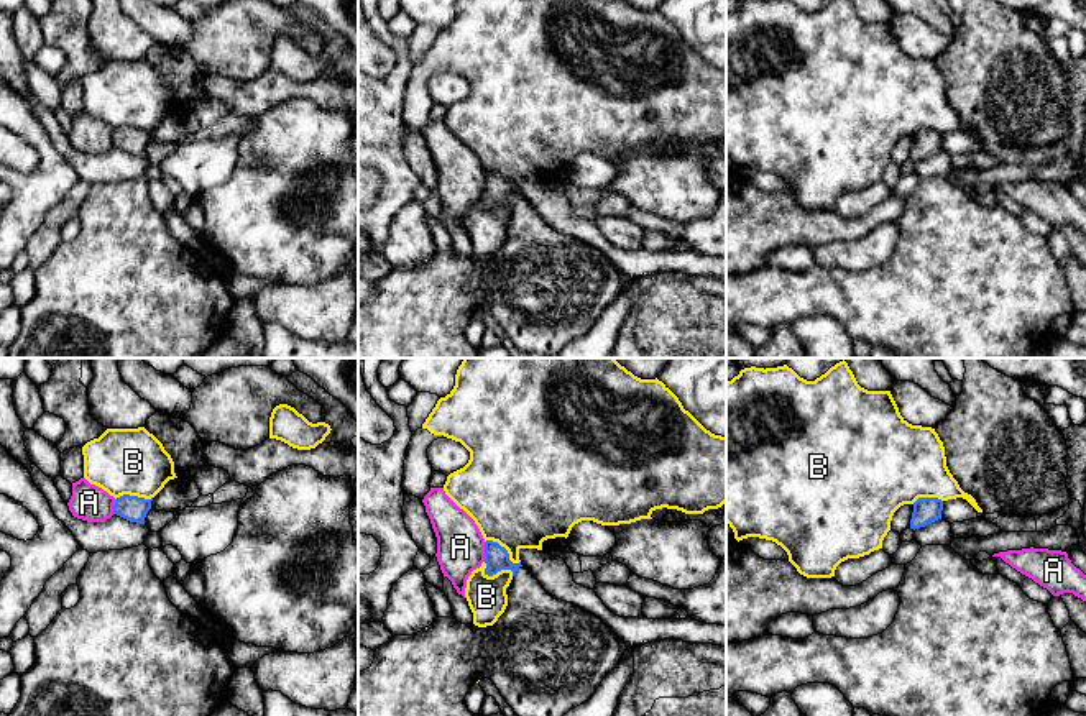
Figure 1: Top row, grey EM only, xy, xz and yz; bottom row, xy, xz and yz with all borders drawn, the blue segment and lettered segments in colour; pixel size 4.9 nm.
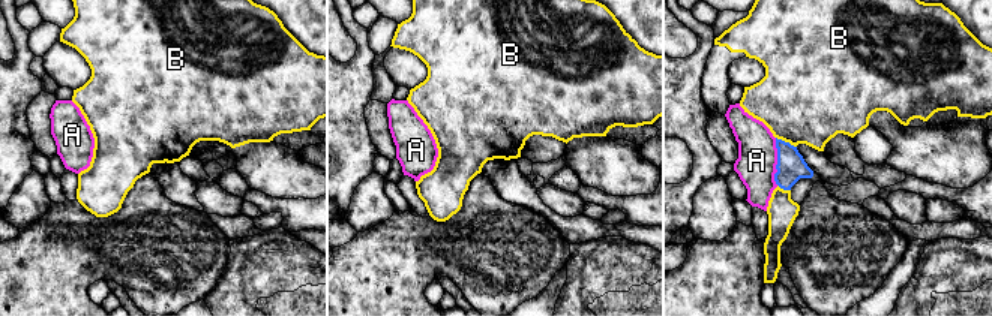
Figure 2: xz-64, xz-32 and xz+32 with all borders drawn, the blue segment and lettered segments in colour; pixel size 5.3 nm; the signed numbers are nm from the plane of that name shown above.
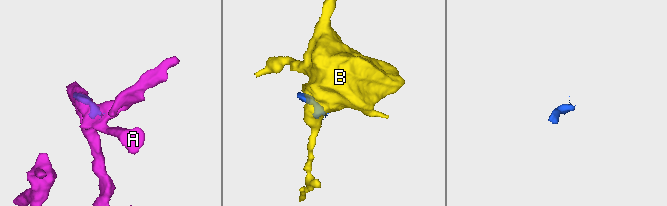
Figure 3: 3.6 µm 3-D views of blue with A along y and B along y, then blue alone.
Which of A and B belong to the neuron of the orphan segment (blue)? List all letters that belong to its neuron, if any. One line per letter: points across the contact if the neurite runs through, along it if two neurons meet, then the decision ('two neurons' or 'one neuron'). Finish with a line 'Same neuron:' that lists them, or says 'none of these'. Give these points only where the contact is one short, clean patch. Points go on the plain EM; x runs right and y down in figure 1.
A: border along xz (483, 174), (485, 192); two neurons
B: border along xz (483, 194), (488, 207), (501, 202), (510, 202), (513, 207); two neurons
Same neuron: none of these

